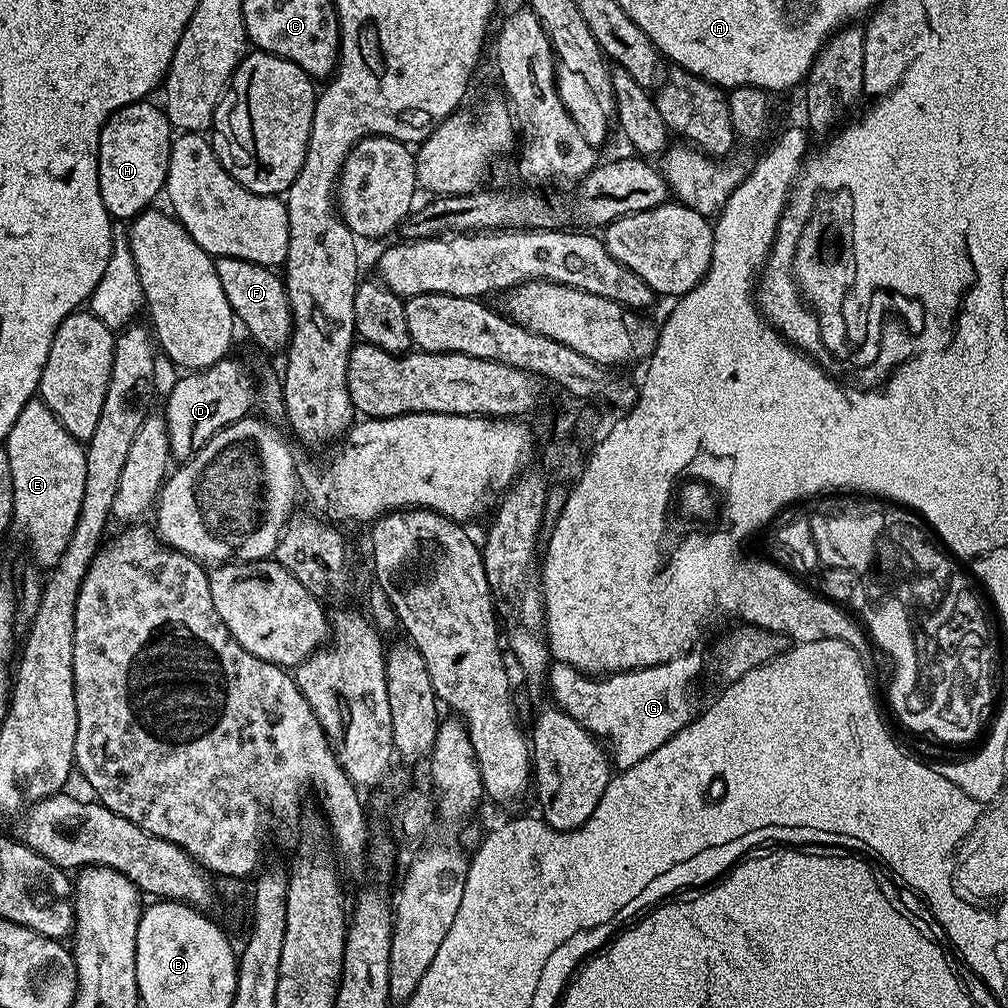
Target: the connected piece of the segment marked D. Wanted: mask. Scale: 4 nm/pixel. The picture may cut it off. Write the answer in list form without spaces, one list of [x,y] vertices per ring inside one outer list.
[[[225,358],[203,370],[192,370],[168,392],[168,405],[162,415],[168,427],[168,450],[177,461],[183,462],[235,420],[249,415],[248,407],[254,404],[254,384],[240,364],[233,358]]]

